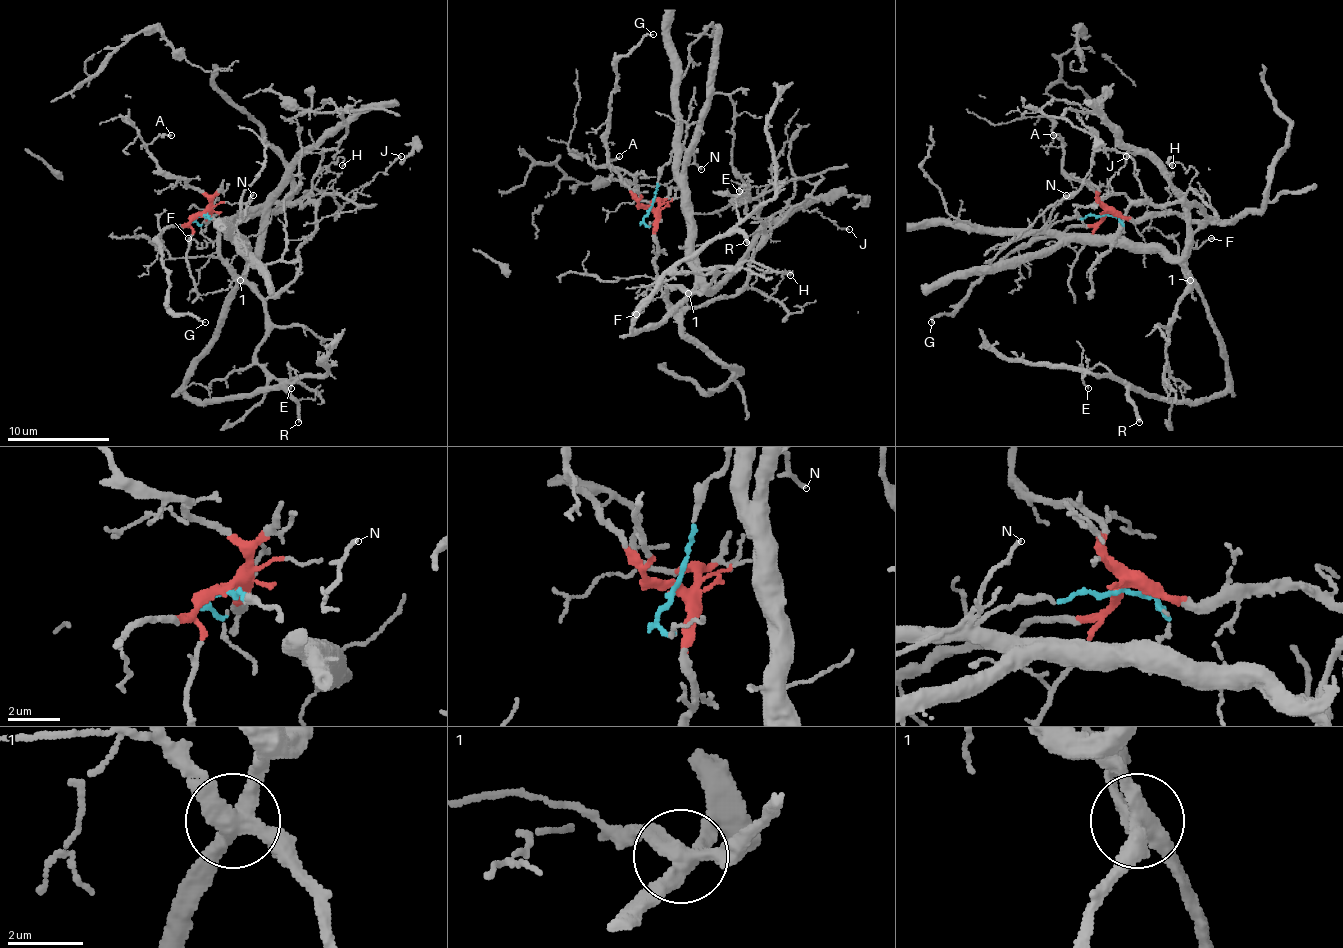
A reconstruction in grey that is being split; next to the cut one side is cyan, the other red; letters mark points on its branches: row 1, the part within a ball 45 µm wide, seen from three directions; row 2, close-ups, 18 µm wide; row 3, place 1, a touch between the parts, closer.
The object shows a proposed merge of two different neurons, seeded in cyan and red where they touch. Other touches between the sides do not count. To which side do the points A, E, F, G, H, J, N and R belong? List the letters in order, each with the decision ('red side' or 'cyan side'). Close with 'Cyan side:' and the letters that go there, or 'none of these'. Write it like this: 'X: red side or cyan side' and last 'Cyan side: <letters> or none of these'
A: red side
E: cyan side
F: red side
G: red side
H: red side
J: red side
N: cyan side
R: cyan side
Cyan side: E, N, R

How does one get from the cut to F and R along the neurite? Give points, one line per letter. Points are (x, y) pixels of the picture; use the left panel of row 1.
F: (200, 212), (205, 212), (208, 220), (208, 215), (218, 225), (216, 238), (198, 248), (198, 243), (187, 238)
R: (200, 212), (236, 238), (246, 266), (185, 387), (205, 402), (277, 389), (298, 404), (298, 422)

